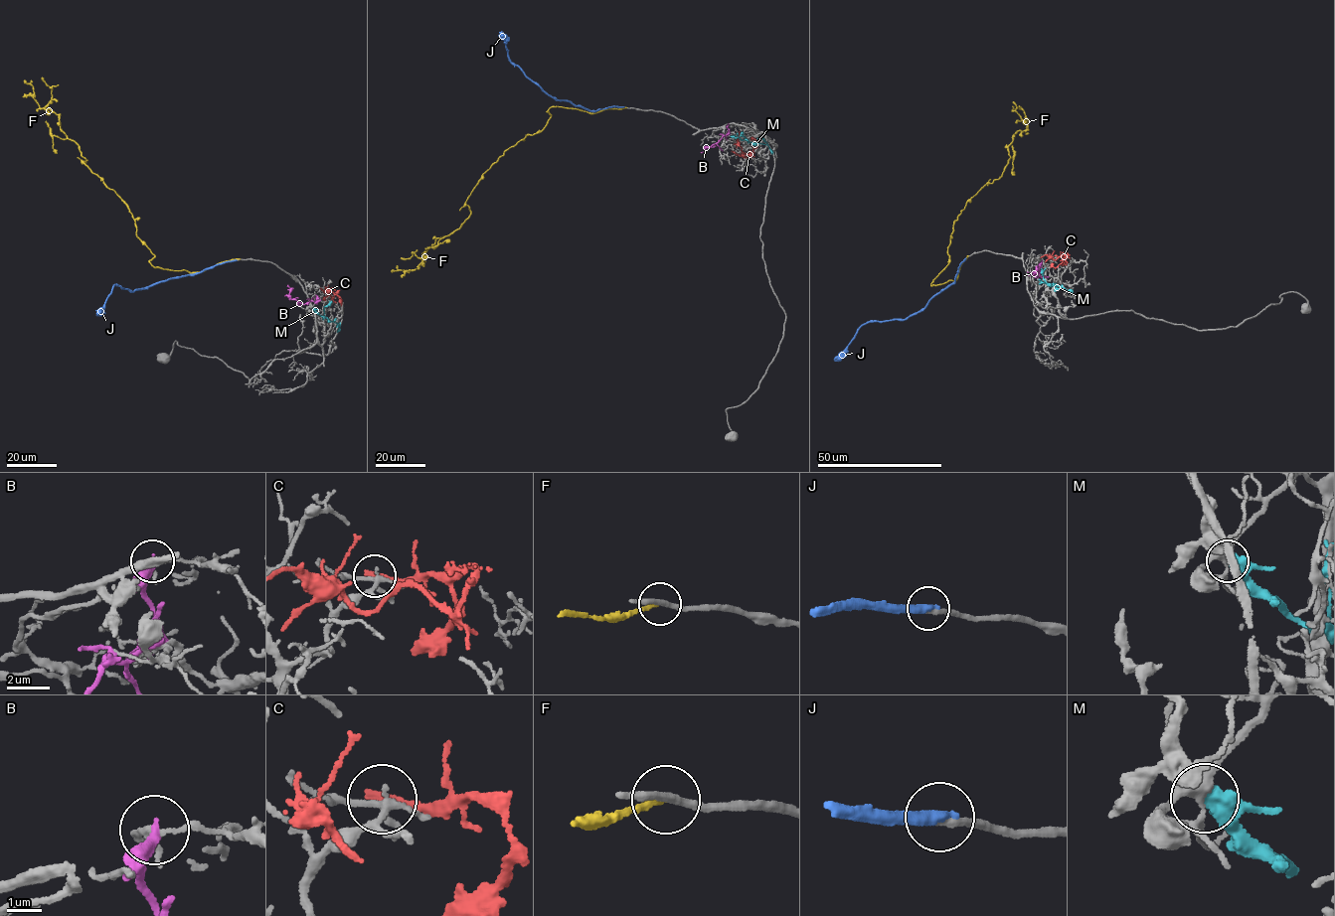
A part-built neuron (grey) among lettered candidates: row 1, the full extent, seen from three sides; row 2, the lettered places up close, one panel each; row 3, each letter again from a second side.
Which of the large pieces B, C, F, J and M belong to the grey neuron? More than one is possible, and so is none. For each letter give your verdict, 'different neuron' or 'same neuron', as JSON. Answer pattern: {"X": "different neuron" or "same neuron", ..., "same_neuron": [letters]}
{"B": "different neuron", "C": "different neuron", "F": "different neuron", "J": "different neuron", "M": "different neuron", "same_neuron": []}

